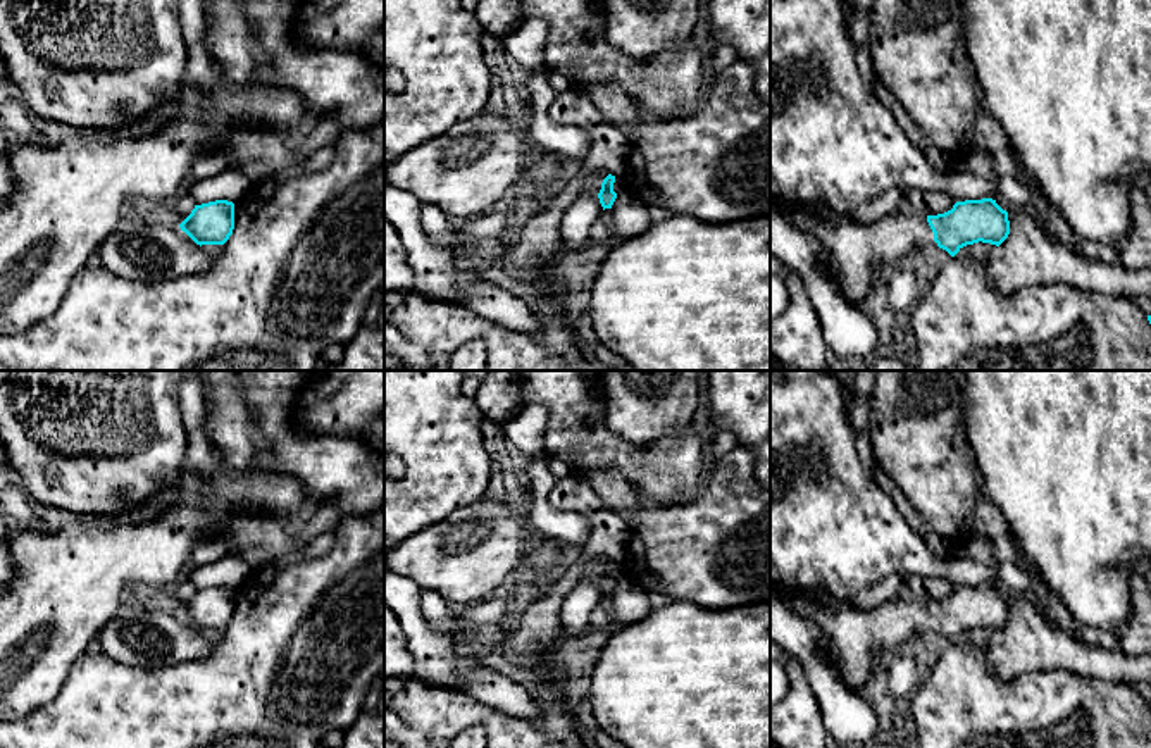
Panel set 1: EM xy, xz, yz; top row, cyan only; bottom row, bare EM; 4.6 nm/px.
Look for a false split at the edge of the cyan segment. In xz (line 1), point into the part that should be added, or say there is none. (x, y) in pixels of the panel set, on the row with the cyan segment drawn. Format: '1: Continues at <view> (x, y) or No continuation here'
1: No continuation here

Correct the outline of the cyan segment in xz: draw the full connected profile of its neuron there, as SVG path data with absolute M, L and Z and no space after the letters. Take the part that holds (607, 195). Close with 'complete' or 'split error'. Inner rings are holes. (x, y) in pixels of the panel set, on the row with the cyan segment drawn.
M608 174L603 183L601 183L601 190L598 193L600 203L605 209L612 209L617 193L613 191L613 183L615 183L615 176Z | complete

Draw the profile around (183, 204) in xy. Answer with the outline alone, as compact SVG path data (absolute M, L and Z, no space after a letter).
M183 190L165 209L165 217L172 224L179 226L195 209L196 202L188 190Z

